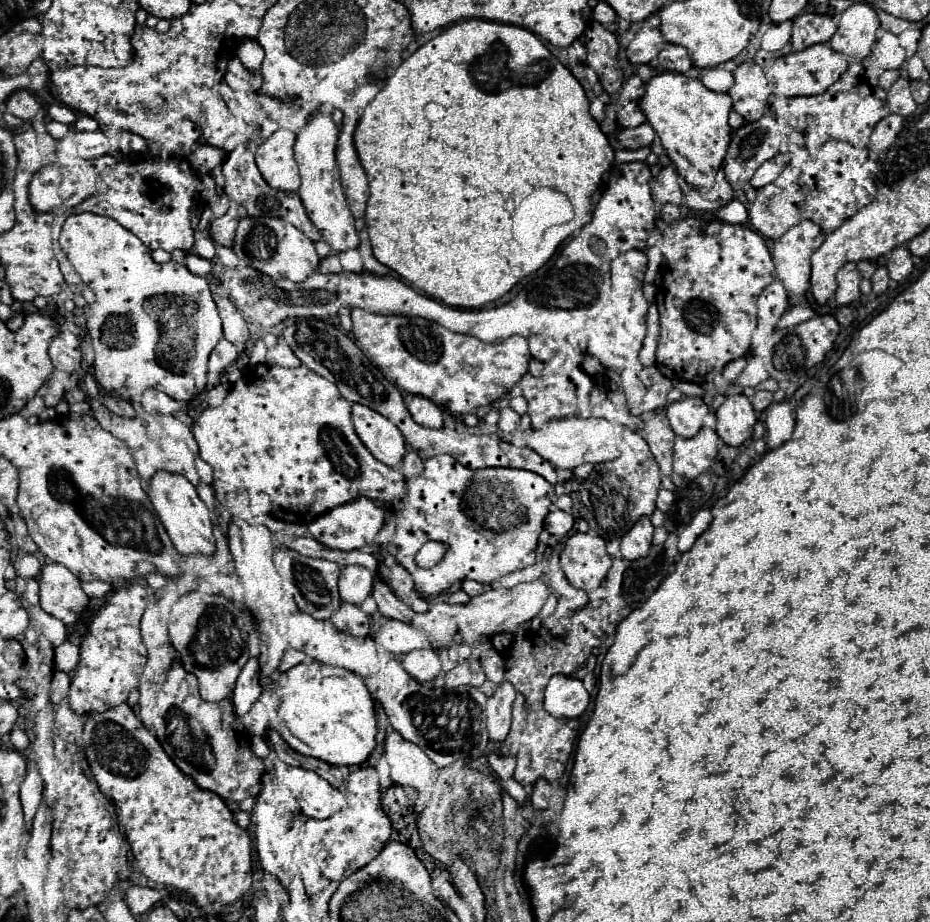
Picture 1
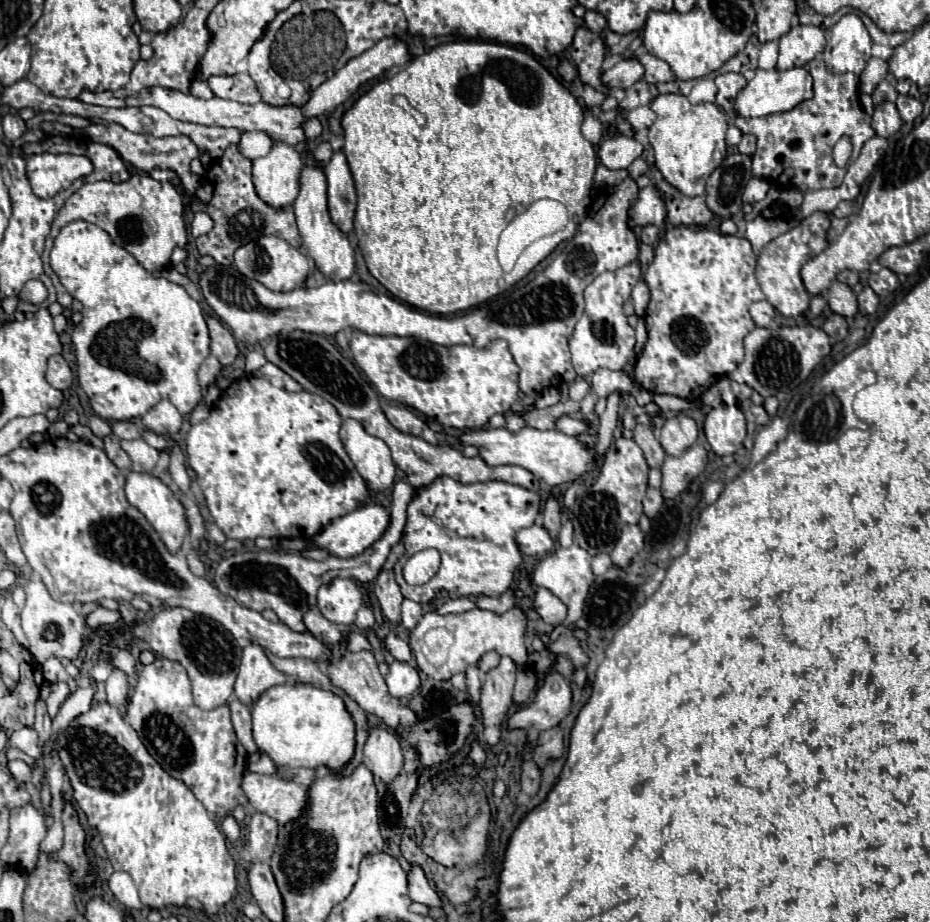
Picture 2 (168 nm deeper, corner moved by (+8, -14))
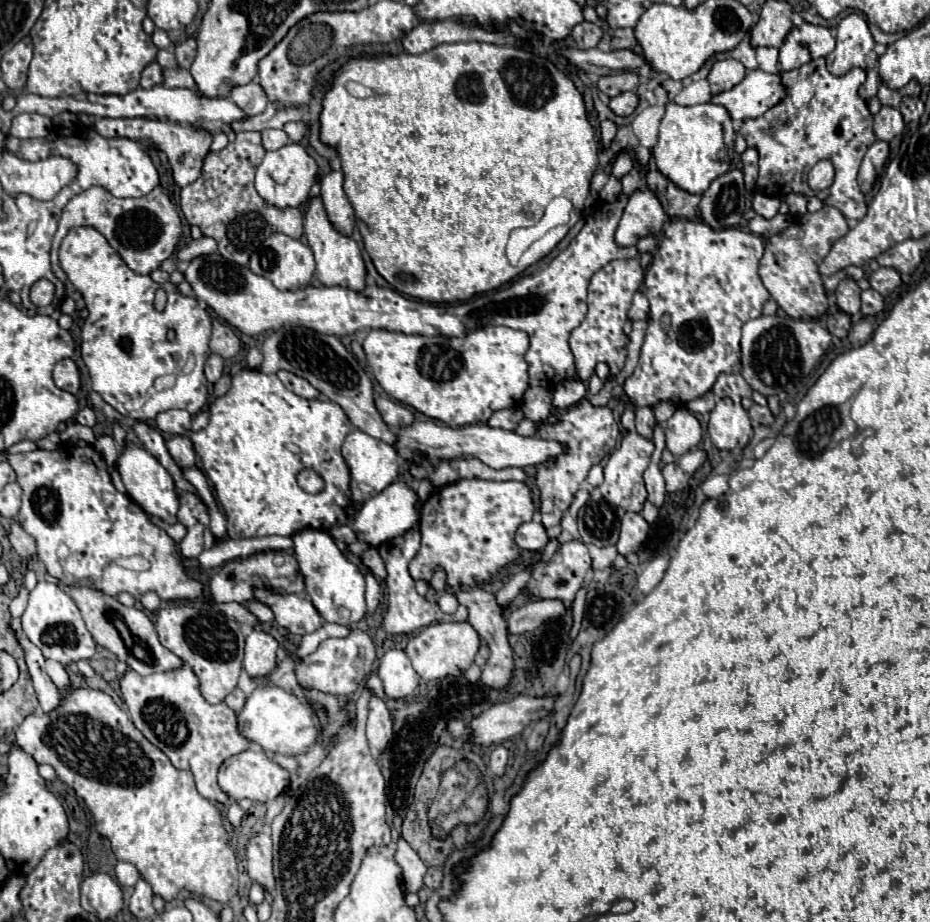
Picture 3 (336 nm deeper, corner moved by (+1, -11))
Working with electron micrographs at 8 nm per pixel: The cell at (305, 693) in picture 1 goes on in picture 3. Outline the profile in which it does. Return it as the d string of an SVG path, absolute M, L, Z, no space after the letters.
M265 685L257 687L249 695L243 709L237 713L237 727L243 737L261 745L265 751L281 755L301 755L317 739L313 713L315 709L311 705L301 703L293 693L275 685Z

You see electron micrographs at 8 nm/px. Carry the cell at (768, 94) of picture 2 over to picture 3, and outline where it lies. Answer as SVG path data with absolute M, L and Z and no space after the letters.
M753 69L733 89L713 95L711 103L725 107L733 119L745 121L765 113L781 101L781 97L785 97L785 87L781 85L779 75Z

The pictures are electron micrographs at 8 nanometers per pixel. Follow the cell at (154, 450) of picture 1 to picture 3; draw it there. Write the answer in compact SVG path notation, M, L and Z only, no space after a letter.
M183 435L171 437L171 457L181 467L193 467L197 459L195 459L195 449L193 449L191 439L183 437Z

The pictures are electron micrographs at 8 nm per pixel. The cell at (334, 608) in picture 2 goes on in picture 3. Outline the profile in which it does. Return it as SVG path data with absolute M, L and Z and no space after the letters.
M303 529L295 533L293 537L293 549L295 559L299 563L299 571L305 581L305 593L311 599L313 607L319 611L319 615L337 625L353 625L357 623L365 613L365 579L359 567L345 557L345 553L337 547L333 537L319 529Z

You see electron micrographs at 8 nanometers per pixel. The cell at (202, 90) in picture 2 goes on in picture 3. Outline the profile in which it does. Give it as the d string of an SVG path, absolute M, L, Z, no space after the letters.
M159 51L157 63L161 65L163 85L165 85L165 87L187 87L187 89L193 89L193 87L195 87L195 81L193 81L193 77L191 77L191 73L189 73L187 69L183 69L183 67L177 65L173 53L169 53L169 51Z

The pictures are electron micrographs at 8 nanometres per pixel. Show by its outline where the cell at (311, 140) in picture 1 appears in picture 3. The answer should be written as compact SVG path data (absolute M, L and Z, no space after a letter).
M319 197L311 199L309 213L305 215L305 237L307 237L311 251L315 253L315 261L317 261L315 277L321 281L321 285L325 285L325 287L339 285L339 287L347 287L353 291L365 289L365 275L367 273L365 273L365 263L361 257L361 249L351 237L337 233L333 229L333 225L329 225L329 219L325 217L325 211L323 211Z

